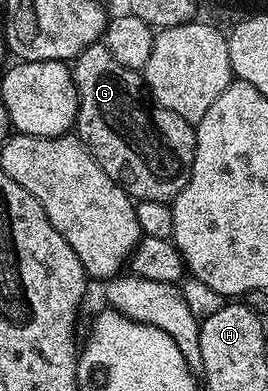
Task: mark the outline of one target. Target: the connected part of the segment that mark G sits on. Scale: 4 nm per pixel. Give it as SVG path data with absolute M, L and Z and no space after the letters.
M104 41L93 43L77 55L71 69L77 89L75 134L91 152L99 168L103 168L103 172L107 172L107 176L111 176L111 180L115 180L115 184L124 188L129 197L137 202L155 200L172 203L177 194L183 192L191 176L197 147L194 123L183 120L183 116L175 116L175 112L170 110L164 111L165 122L157 122L158 111L147 93L142 75L131 68L123 68L123 64L107 52Z

